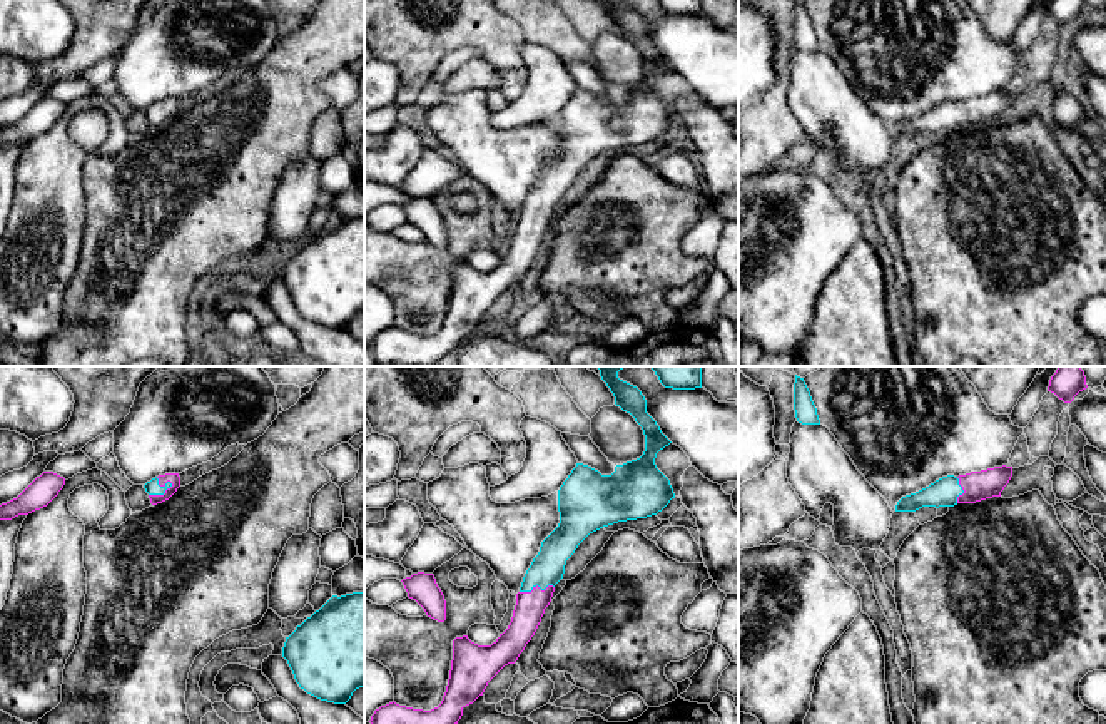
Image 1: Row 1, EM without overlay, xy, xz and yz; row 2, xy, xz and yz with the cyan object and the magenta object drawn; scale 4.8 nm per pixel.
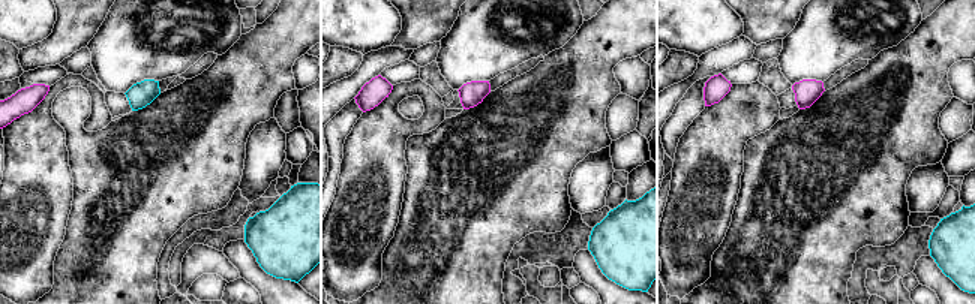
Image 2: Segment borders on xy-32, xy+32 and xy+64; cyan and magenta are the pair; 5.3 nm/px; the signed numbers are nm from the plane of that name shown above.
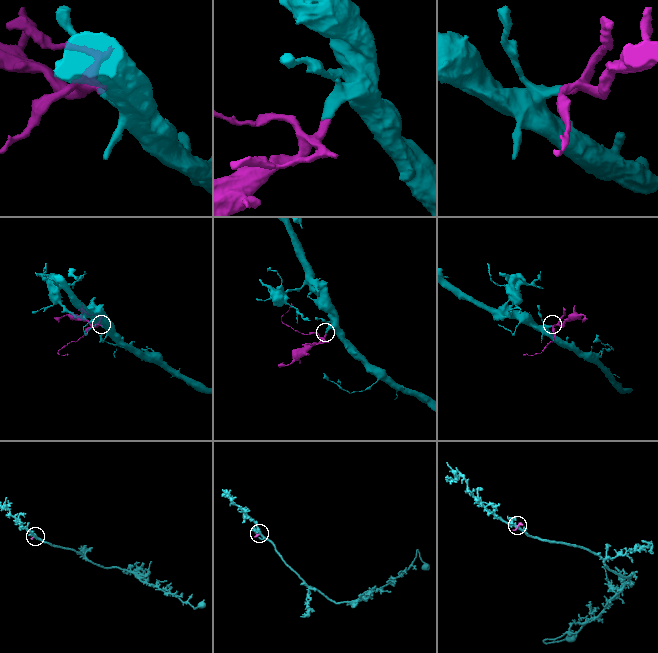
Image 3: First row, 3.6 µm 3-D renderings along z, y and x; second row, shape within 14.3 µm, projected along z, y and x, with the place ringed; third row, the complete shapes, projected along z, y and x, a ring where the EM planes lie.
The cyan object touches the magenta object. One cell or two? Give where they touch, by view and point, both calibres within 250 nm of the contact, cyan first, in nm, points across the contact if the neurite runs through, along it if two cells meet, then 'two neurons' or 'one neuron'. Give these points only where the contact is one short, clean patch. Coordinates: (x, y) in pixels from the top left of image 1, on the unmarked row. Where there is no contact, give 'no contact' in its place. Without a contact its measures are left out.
contact xy (161, 119); calibres 70 and 60 nm; way xy (152, 112), (161, 119), (174, 104); one neuron

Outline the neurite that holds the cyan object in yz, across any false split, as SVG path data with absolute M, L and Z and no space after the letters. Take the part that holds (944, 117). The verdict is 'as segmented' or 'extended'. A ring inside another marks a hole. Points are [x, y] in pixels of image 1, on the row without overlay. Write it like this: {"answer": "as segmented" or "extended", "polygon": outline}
{"answer": "extended", "polygon": "M1006 90L959 102L947 100L916 119L902 122L895 130L895 137L916 137L922 132L954 132L1001 122L1011 102L1012 92Z"}

